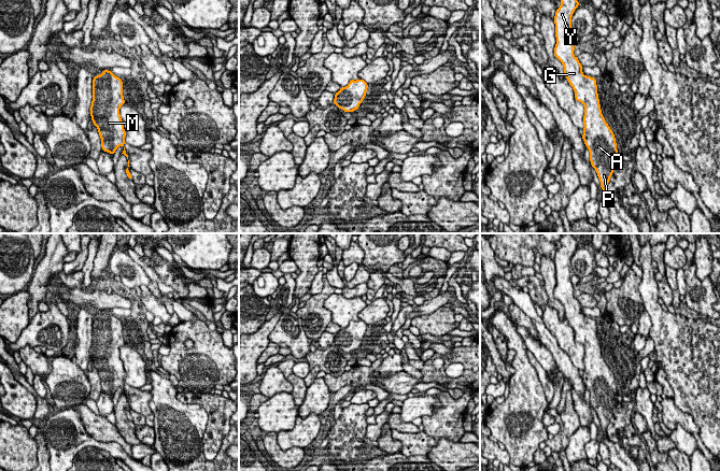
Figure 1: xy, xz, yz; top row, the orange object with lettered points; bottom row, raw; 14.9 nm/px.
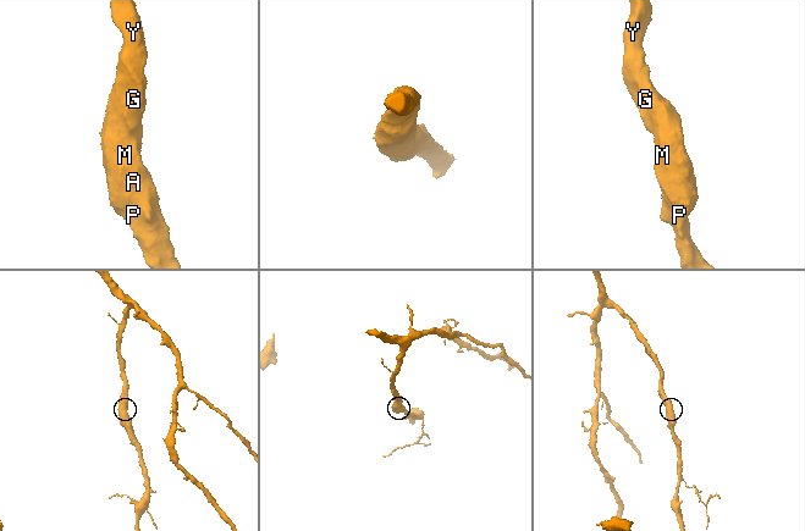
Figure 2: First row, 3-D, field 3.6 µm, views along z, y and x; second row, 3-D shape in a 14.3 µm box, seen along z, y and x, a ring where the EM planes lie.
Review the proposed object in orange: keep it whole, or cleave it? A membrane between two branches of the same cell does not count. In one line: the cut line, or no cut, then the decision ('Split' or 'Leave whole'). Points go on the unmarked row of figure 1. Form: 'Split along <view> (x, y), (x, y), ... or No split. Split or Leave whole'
No split. Leave whole

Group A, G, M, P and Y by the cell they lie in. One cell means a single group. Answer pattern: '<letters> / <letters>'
A G M P Y

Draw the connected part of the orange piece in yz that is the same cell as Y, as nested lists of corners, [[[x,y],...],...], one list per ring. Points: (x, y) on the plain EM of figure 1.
[[[574,233],[561,234],[561,247],[554,257],[556,285],[554,297],[562,303],[564,315],[575,332],[575,340],[584,346],[582,380],[590,392],[590,402],[601,423],[601,428],[607,436],[607,426],[619,405],[616,379],[606,363],[599,345],[595,318],[587,317],[582,306],[574,297],[576,290],[571,276],[571,258],[580,245]]]

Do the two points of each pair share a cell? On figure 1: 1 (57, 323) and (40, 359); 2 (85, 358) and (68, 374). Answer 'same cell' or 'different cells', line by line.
1: different cells
2: different cells

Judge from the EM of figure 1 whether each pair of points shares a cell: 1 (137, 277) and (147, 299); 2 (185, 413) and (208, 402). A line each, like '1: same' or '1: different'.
1: different
2: different

